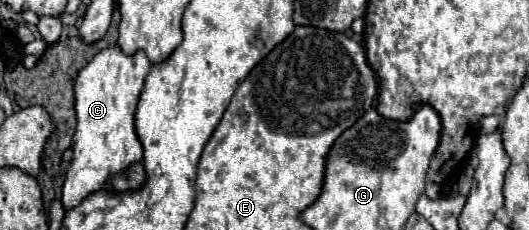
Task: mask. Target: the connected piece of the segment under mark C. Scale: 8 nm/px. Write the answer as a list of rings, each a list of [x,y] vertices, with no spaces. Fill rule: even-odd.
[[[113,46],[99,52],[79,72],[75,82],[77,130],[73,134],[73,160],[61,196],[65,210],[75,208],[89,194],[113,190],[109,178],[143,160],[143,146],[135,132],[135,108],[149,70],[151,62],[143,52],[125,56],[119,46]]]

